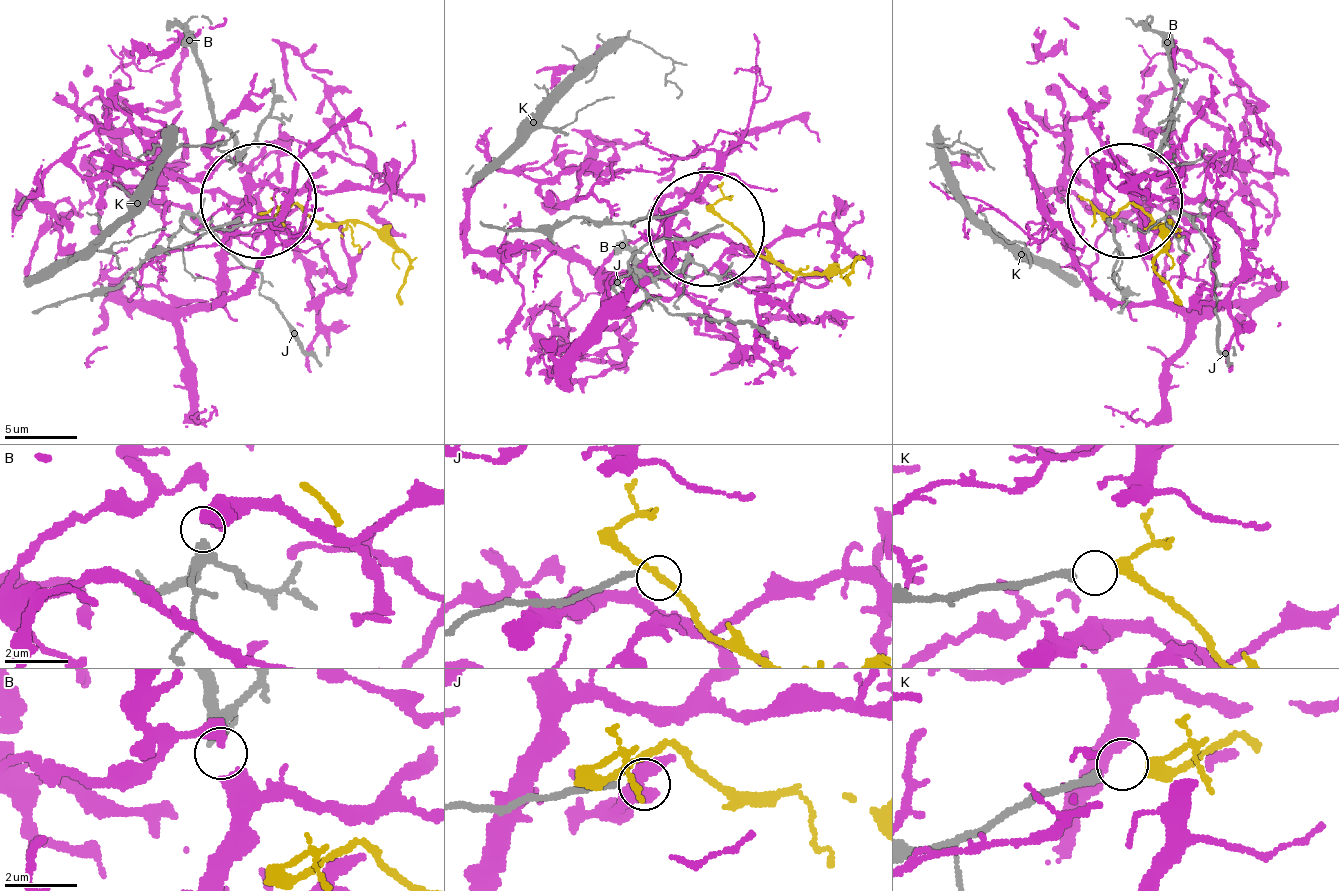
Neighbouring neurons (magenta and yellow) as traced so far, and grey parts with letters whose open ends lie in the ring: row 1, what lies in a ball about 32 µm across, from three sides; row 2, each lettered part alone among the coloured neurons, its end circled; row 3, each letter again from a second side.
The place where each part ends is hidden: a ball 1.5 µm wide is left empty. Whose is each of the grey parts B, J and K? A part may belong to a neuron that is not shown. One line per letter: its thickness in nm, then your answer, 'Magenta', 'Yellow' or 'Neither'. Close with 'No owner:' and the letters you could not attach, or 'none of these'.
B: Thickness 240 nm. Magenta
J: Thickness 160 nm. Neither
K: Thickness 260 nm. Yellow
No owner: J

